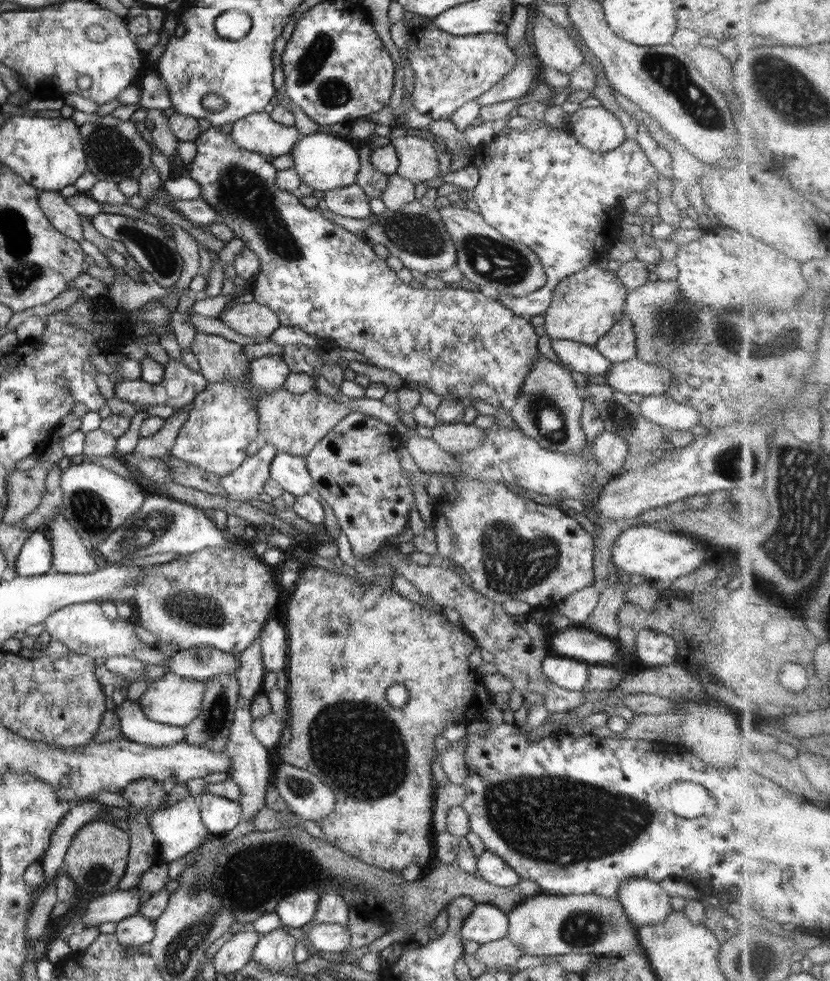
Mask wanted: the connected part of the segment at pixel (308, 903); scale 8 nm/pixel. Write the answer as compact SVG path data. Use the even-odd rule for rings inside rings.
M303 889L280 900L274 912L284 927L300 928L316 916L320 894L314 890Z

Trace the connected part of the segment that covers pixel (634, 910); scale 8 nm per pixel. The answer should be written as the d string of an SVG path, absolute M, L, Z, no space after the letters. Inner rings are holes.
M624 880L618 890L618 900L630 921L636 926L661 923L670 916L671 897L658 882L652 880Z

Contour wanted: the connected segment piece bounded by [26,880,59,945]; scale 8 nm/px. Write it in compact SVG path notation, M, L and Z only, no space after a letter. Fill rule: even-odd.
M52 880L50 886L46 886L46 890L40 892L40 896L34 900L32 912L26 923L26 942L30 945L41 941L44 930L51 924L50 915L56 902L59 901L56 896L54 882L55 880Z

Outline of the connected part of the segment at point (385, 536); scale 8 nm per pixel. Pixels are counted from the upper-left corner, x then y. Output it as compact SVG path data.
M352 412L324 436L305 458L306 469L313 478L315 492L320 494L326 504L332 507L340 529L348 537L356 560L370 561L379 547L387 541L395 540L409 525L409 514L415 504L413 490L400 471L399 452L402 446L402 431L372 416Z

